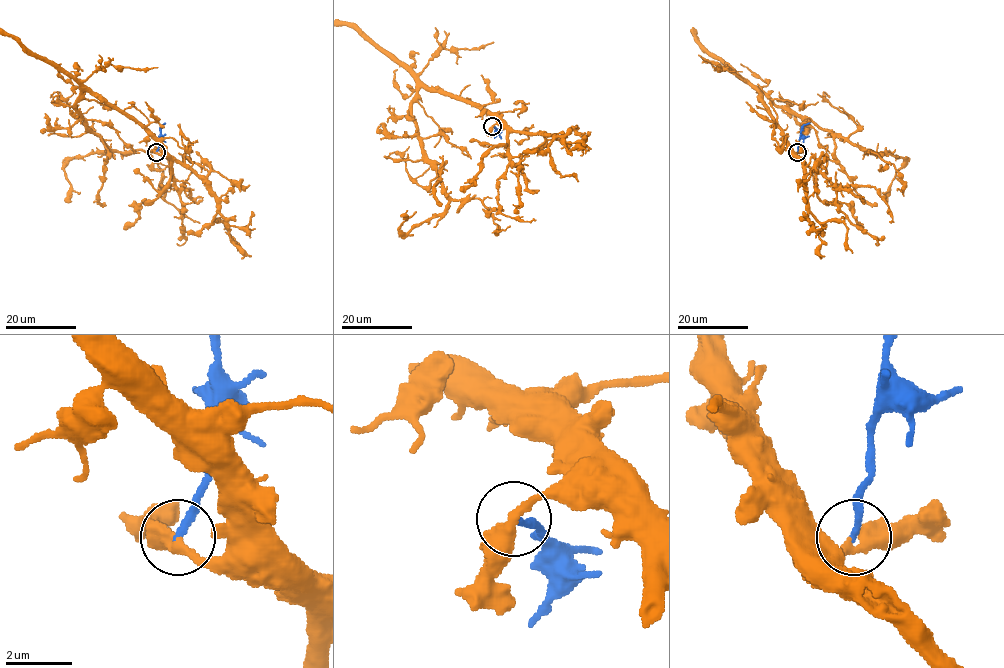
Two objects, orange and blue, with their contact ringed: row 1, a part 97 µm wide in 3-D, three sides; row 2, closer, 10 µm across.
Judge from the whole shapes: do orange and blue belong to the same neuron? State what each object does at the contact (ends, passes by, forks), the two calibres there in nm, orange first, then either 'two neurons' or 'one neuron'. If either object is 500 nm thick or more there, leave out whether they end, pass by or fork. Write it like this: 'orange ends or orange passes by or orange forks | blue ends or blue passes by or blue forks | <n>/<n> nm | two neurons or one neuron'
orange passes by | blue ends | 240/200 nm | one neuron

